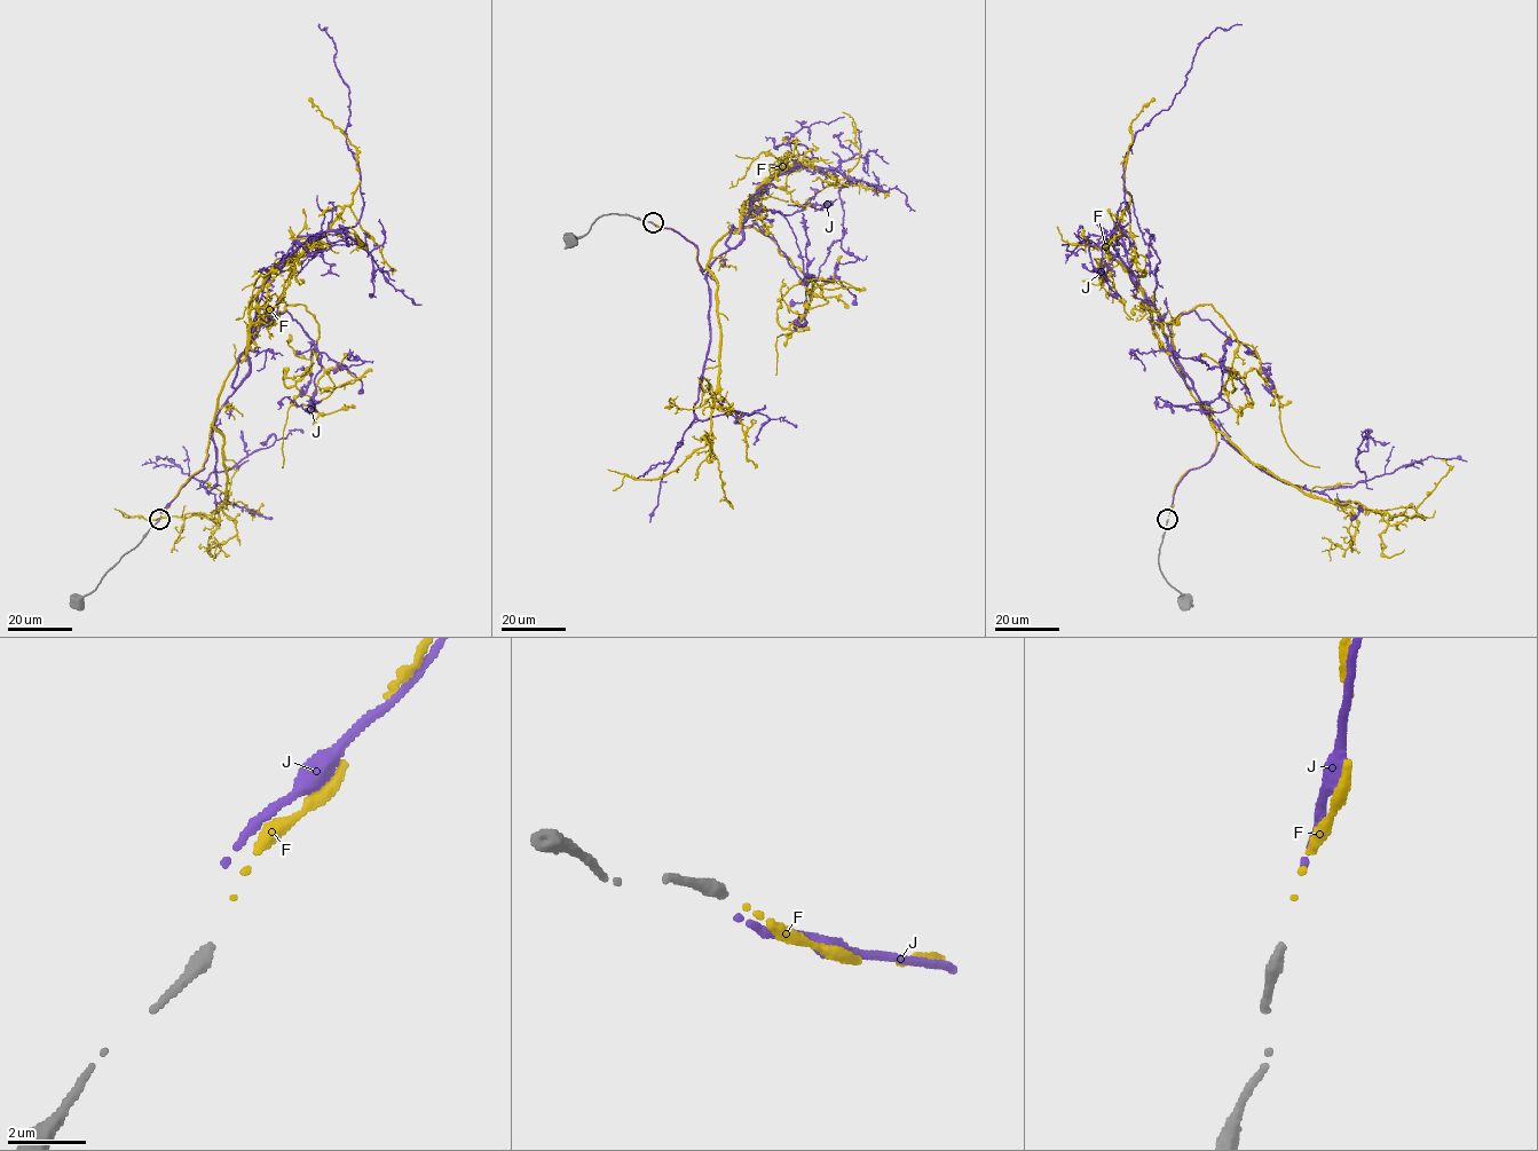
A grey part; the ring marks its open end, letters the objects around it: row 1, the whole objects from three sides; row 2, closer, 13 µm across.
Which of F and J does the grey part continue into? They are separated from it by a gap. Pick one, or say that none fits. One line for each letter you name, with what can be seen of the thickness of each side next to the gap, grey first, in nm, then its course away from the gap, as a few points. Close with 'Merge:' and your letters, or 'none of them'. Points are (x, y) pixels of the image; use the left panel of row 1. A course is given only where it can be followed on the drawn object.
F: 320 nm thick on the grey side, 70 nm on the other; it runs (160, 515), (204, 467), (217, 397), (245, 357), (253, 296), (359, 184), (356, 149), (312, 99)
Merge: F

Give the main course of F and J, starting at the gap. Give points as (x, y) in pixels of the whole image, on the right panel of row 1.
F: (1168, 515), (1178, 479), (1209, 459), (1215, 424), (1109, 243), (1129, 204), (1130, 123), (1154, 99)
J: (1169, 513), (1221, 432), (1111, 234), (1129, 221), (1134, 135), (1172, 104), (1199, 45), (1241, 24)

